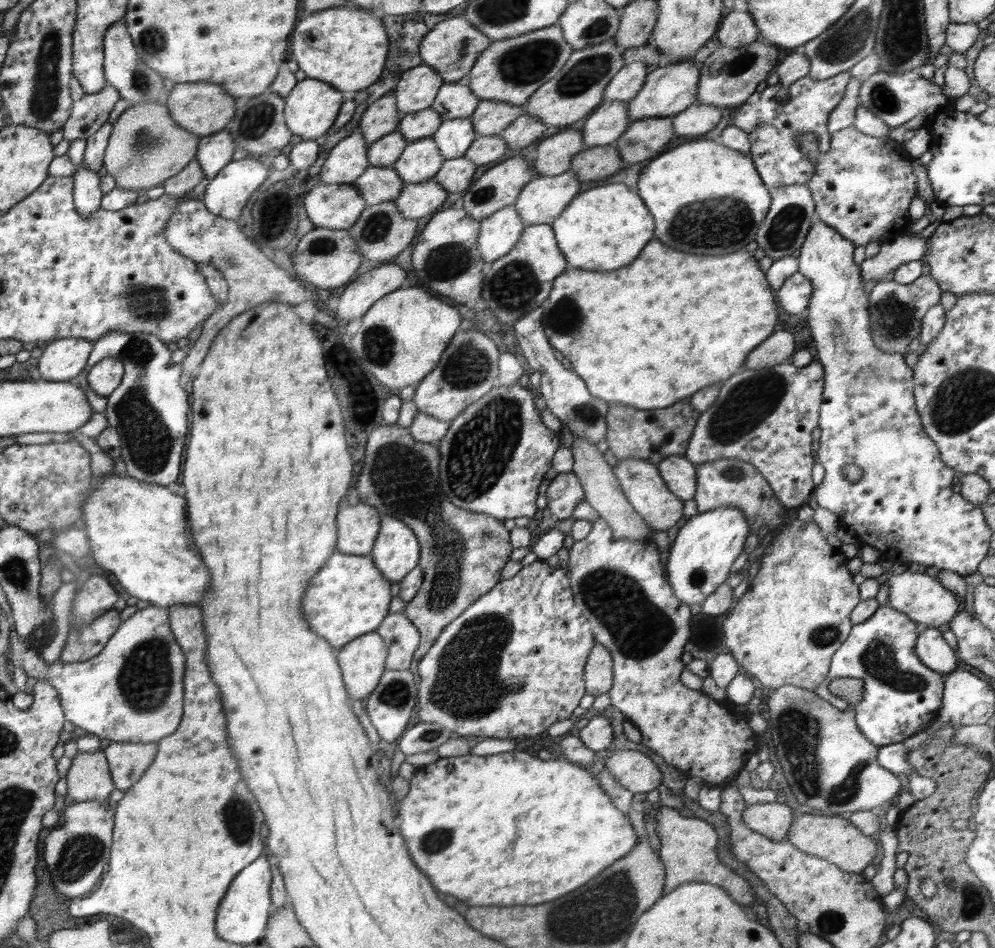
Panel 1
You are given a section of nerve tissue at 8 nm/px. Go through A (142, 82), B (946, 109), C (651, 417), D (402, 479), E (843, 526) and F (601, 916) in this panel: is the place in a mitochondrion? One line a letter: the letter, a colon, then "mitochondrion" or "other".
A: mitochondrion
B: other
C: other
D: mitochondrion
E: other
F: mitochondrion

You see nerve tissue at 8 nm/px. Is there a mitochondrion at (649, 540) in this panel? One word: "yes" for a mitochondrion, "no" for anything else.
no

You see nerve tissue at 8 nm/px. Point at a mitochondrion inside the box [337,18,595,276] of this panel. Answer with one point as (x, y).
(527, 62)

